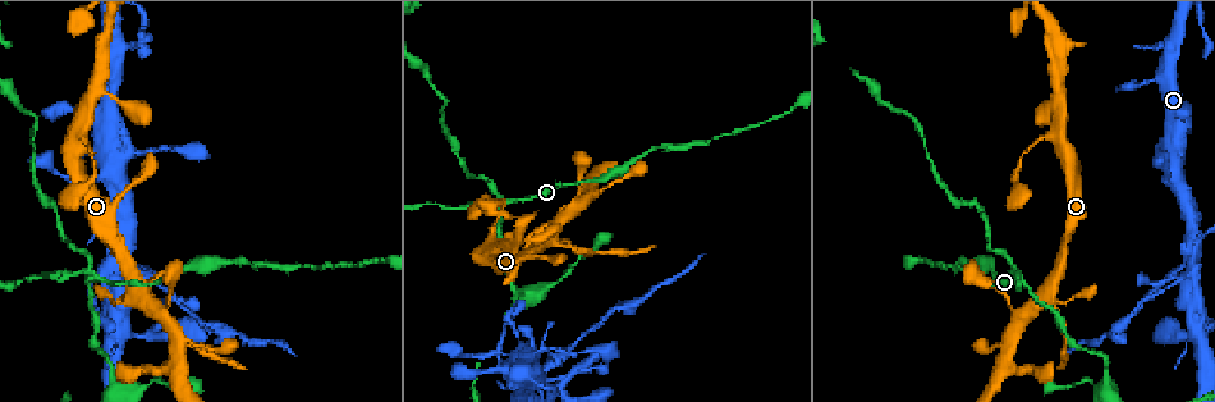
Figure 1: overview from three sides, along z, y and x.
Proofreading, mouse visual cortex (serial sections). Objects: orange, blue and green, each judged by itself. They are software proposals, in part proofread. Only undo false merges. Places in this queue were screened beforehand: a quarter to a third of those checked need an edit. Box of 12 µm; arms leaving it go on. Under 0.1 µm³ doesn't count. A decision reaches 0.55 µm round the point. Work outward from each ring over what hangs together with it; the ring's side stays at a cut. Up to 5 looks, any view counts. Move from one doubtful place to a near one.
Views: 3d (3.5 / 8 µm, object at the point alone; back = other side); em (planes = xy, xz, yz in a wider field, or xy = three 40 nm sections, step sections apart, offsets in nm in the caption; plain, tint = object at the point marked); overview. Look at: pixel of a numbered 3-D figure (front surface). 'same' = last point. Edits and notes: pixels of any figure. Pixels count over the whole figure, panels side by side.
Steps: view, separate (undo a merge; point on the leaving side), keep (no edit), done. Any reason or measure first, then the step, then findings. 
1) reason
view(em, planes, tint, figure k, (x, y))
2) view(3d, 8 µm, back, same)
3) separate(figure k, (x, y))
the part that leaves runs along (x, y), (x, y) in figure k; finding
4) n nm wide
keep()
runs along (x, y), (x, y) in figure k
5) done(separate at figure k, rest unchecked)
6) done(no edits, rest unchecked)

view(3d, 8 µm, figure 1, (1013, 177))

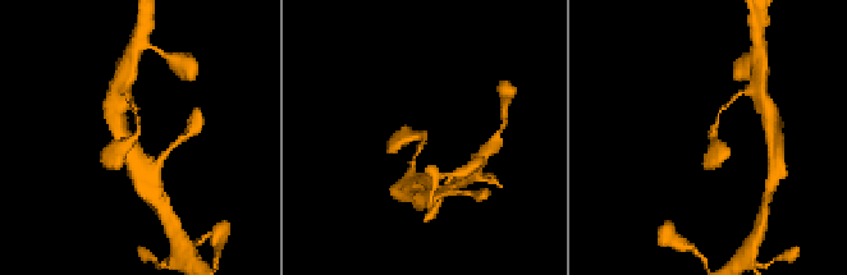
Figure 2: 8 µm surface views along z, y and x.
view(3d, 3.5 µm, figure 2, (139, 134))

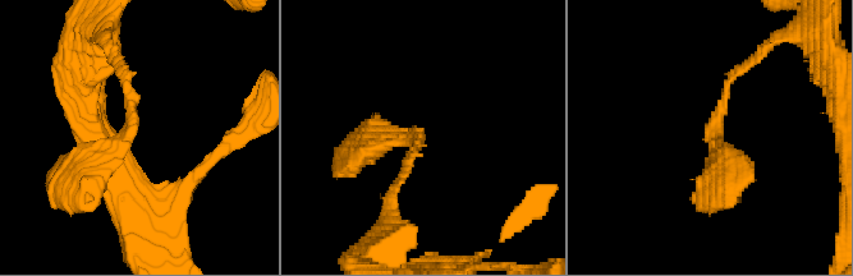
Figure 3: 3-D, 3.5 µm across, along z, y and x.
arms of 100, 250 nm; need the tissue
view(em, planes, tint, figure 3, (714, 132))

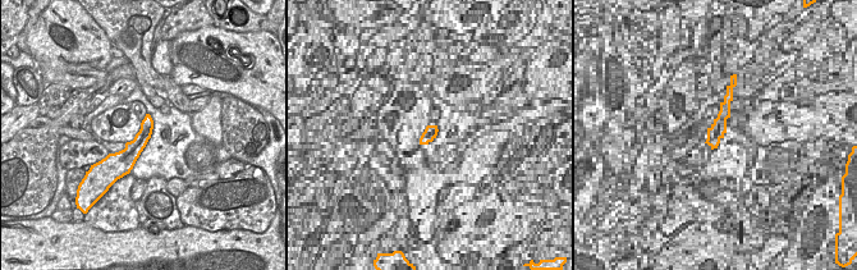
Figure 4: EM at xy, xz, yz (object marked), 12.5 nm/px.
220 nm wide
keep()
runs along (115, 61), (131, 132), (64, 187) in figure 3; one cell here

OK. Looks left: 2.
four-way junction
view(3d, 3.5 µm, back, figure 1, (510, 200))

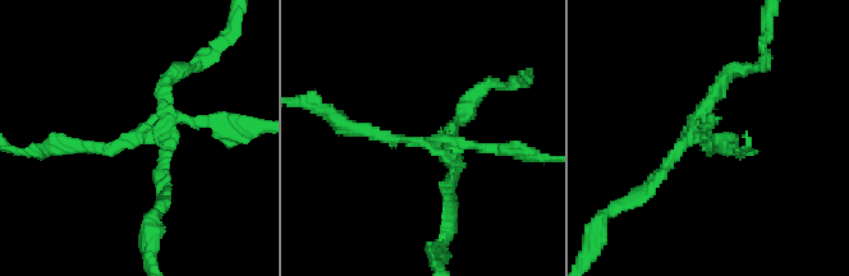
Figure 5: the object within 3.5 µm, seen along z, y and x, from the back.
4 arms; arms of 150, 150, 150, 200 nm
view(em, xy, step 5, tint, figure 5, (140, 138))

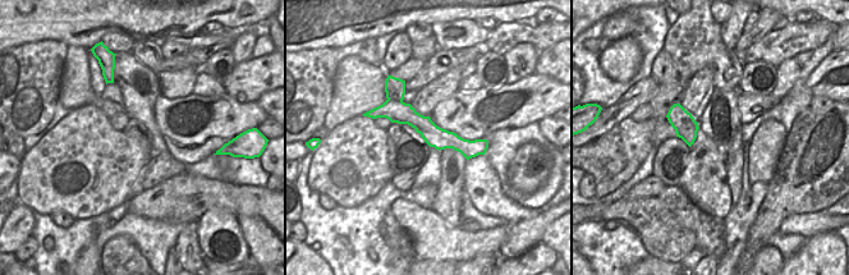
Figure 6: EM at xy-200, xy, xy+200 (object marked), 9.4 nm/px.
separate(figure 5, (161, 178))
border along (694, 120), (685, 120), (678, 134) in figure 6; a second cell is stuck on

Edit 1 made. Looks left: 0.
done(separate at figure 5, rest unchecked)

